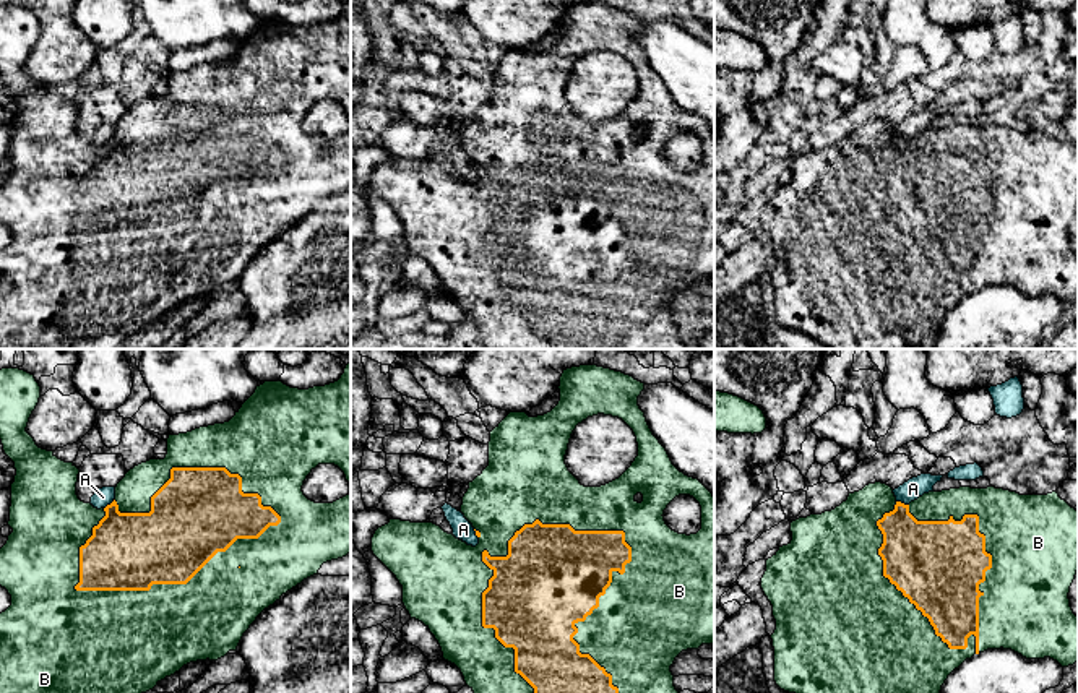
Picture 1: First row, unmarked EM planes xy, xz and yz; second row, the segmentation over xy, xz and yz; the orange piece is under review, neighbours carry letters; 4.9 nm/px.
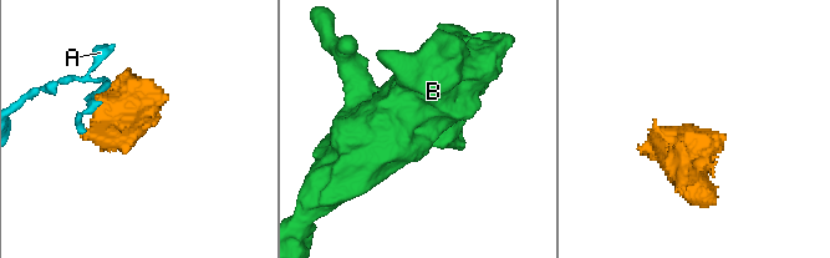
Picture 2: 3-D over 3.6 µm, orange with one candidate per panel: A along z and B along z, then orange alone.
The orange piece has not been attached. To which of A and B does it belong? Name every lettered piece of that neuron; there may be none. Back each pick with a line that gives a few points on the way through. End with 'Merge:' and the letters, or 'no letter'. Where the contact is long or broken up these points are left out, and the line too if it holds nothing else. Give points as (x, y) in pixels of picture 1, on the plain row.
Merge: B

